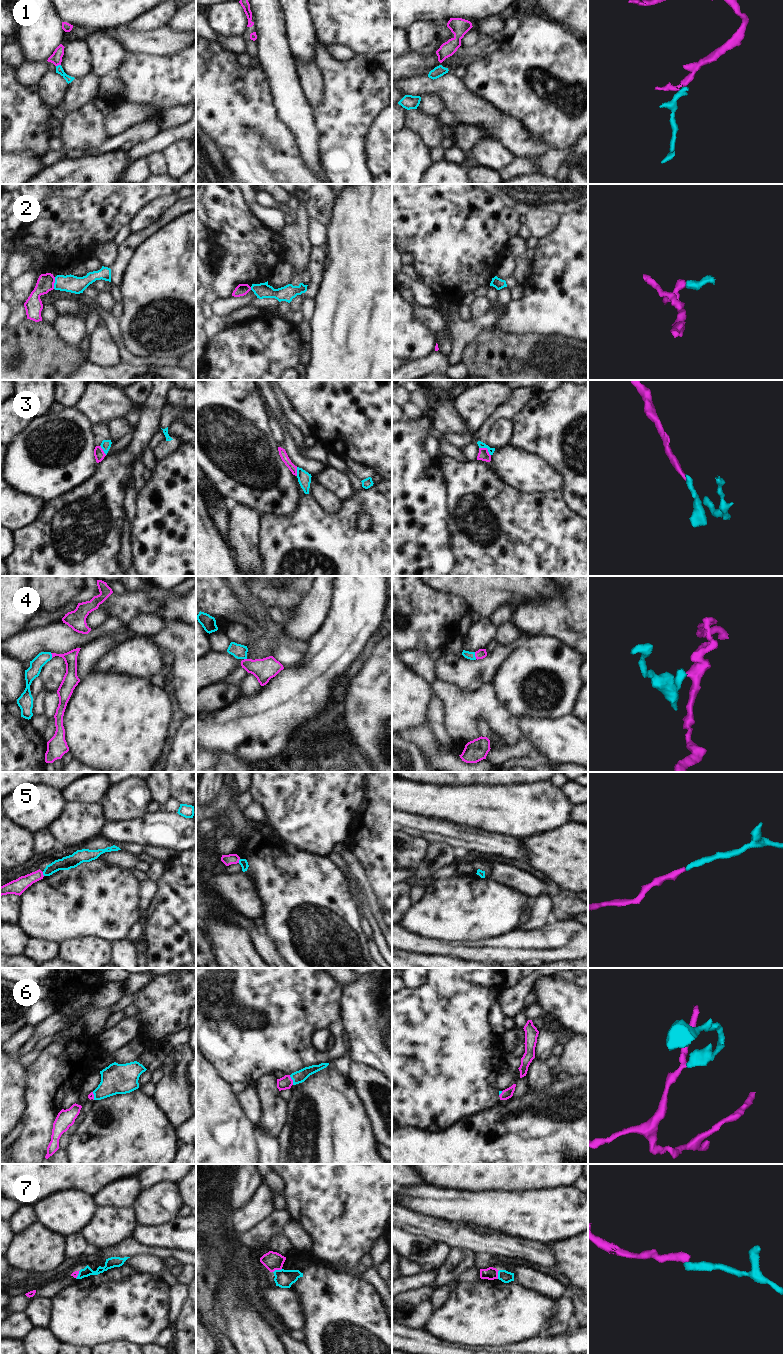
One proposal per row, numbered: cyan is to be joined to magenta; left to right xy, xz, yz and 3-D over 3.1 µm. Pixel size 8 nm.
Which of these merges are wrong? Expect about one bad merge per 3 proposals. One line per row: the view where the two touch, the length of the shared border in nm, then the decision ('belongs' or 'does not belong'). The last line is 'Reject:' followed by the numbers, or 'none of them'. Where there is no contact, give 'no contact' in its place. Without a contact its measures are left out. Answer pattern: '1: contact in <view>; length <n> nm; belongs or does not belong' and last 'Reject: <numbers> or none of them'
1: contact in xy; length 40 nm; belongs
2: contact in xy; length 100 nm; does not belong
3: contact in yz; length 120 nm; does not belong
4: contact in yz; length 60 nm; belongs
5: contact in xy; length 40 nm; belongs
6: contact in xz; length 90 nm; belongs
7: contact in xz; length 80 nm; does not belong
Reject: 2, 3, 7

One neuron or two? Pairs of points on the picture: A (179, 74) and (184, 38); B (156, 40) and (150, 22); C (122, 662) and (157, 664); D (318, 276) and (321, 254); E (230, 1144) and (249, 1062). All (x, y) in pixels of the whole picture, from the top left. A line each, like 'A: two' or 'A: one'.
A: two
B: two
C: one
D: one
E: two

